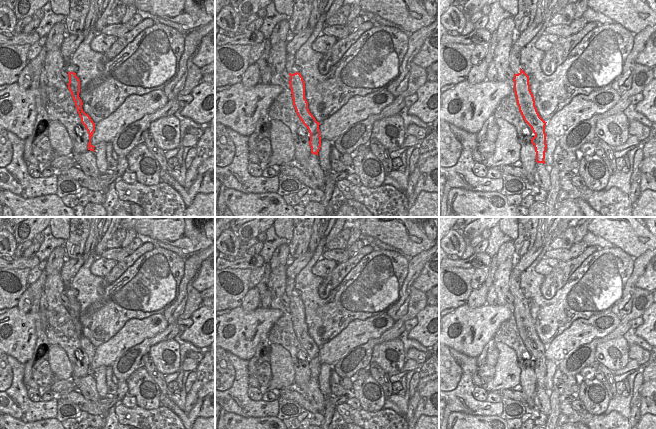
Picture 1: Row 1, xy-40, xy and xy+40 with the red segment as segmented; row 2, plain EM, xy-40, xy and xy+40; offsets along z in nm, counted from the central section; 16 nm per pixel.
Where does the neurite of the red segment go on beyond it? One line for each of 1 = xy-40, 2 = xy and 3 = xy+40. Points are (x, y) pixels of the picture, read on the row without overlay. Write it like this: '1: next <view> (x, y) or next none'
1: next none
2: next xy (290, 282)
3: next xy+40 (514, 285)

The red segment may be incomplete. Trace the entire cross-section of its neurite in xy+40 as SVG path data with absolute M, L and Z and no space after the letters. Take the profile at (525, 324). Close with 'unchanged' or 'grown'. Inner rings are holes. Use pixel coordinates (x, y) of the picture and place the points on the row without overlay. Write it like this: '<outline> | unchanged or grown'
M513 268L510 273L509 291L514 298L514 316L517 329L524 345L531 351L534 361L531 367L536 376L536 386L545 388L546 368L546 347L539 339L535 330L534 320L530 314L529 300L520 292L519 270Z | grown

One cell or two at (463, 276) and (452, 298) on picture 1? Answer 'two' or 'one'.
one

